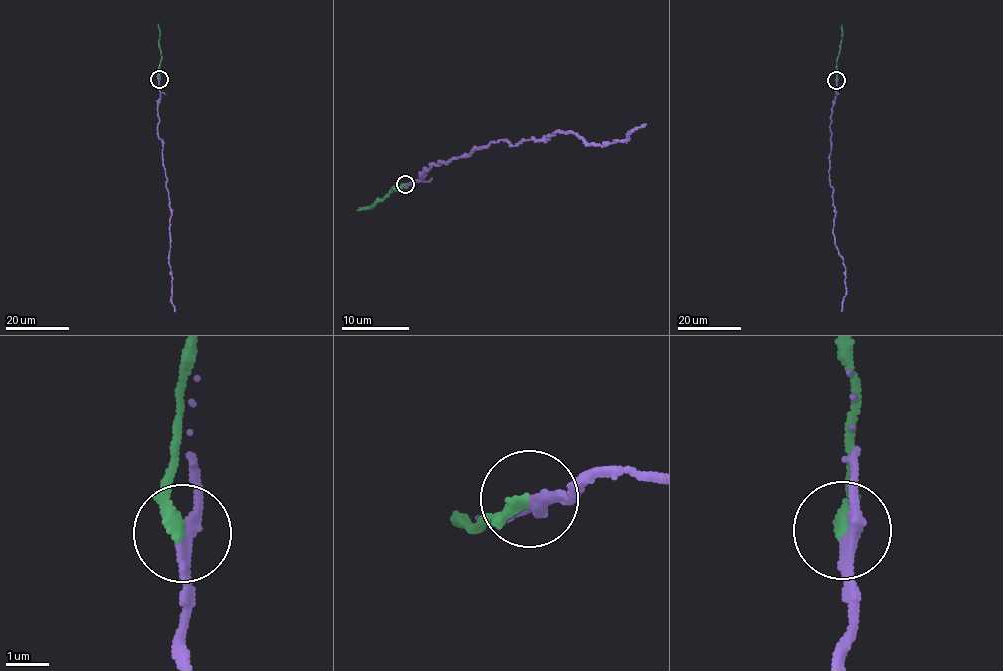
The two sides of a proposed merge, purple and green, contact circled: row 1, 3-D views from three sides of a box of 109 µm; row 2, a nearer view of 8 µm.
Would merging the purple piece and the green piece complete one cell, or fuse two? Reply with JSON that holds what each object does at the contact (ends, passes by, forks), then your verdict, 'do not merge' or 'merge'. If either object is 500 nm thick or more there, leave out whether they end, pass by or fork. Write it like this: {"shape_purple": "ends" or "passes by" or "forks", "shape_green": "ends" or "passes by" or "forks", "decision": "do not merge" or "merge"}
{"shape_purple": "passes by", "shape_green": "ends", "decision": "do not merge"}

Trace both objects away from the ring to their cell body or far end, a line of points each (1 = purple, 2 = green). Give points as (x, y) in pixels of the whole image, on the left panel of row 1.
1: (158, 79), (157, 135), (163, 147), (162, 164), (171, 214), (168, 258), (171, 303), (175, 311)
2: (158, 79), (161, 56), (158, 24)

